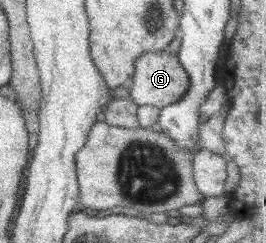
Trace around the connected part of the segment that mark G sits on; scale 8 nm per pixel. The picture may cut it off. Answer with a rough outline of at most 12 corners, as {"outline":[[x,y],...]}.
{"outline":[[152,51],[134,64],[130,98],[163,108],[189,90],[176,54]]}

